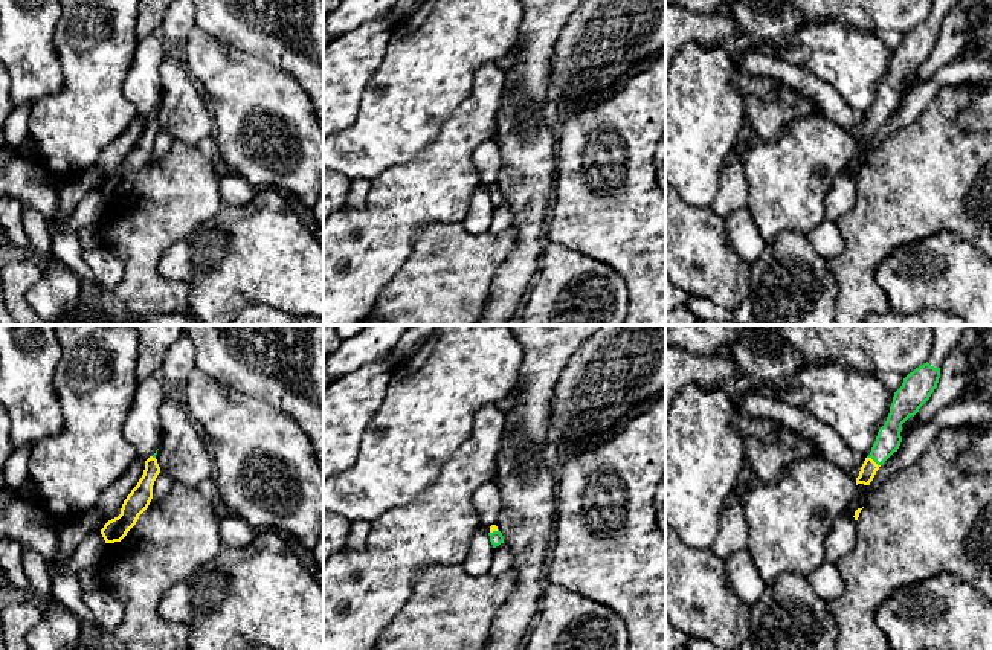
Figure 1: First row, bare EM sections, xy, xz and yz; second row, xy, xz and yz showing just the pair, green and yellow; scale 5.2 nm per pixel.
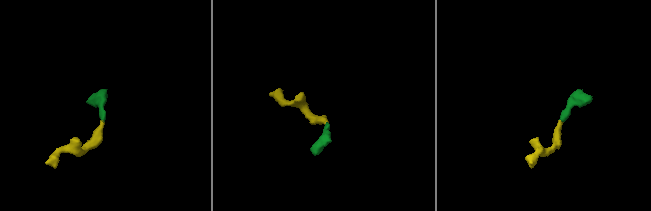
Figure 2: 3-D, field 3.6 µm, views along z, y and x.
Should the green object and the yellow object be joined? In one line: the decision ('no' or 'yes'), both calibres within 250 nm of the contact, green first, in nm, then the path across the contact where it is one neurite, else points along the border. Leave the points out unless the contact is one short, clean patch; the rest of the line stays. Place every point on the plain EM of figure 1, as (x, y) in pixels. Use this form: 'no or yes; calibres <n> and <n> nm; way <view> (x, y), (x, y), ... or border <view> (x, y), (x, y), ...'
yes; calibres 130 and 90 nm; way yz (888, 96), (873, 118), (869, 127)

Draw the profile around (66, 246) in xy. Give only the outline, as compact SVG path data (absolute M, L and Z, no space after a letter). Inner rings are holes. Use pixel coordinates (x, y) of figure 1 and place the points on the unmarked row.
M96 165L78 174L73 180L56 186L60 215L49 221L52 253L66 269L79 279L95 281L92 270L84 261L79 233L69 227L69 220L81 198L93 191L101 191L102 177Z

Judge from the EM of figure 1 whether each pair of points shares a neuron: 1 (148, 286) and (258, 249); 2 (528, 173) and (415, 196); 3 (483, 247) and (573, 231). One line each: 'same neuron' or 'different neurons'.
1: different neurons
2: different neurons
3: different neurons

